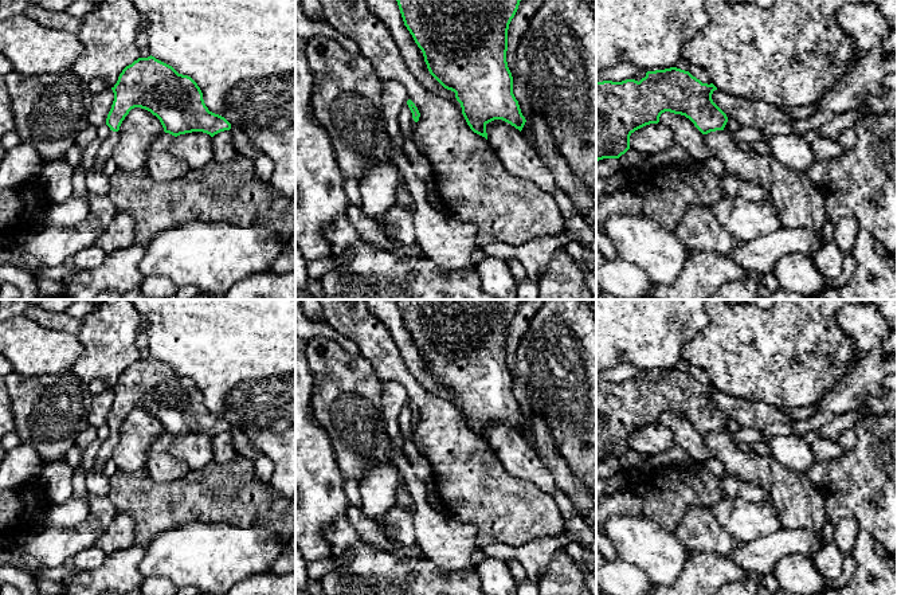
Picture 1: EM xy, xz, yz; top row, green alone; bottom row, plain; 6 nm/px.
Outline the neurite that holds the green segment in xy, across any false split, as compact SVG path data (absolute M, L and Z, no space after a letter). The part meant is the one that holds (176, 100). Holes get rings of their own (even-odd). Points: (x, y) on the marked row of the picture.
M152 55L138 58L132 64L126 66L111 90L114 93L114 101L106 118L106 125L111 132L102 141L90 172L103 172L105 164L111 160L113 150L120 141L120 126L134 107L150 111L160 120L164 132L175 137L192 132L203 132L214 137L220 132L231 129L231 124L224 117L208 110L200 87L191 77L179 74L172 66Z

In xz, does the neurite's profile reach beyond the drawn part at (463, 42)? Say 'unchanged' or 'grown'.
unchanged

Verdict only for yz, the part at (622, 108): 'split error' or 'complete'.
split error

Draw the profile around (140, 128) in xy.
M141 107L132 109L120 126L120 141L113 150L111 160L117 168L124 171L145 168L150 145L164 133L164 128L156 116Z

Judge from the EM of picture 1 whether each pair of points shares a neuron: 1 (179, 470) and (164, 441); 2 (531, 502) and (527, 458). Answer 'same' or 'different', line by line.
1: same
2: different

